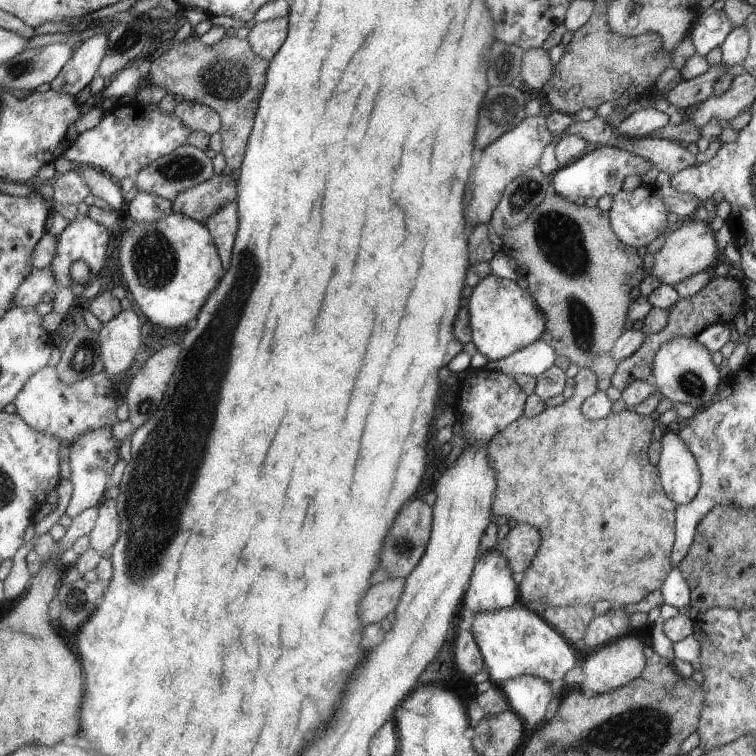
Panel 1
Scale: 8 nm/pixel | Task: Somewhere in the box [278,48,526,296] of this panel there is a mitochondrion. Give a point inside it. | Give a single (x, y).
(502, 112)

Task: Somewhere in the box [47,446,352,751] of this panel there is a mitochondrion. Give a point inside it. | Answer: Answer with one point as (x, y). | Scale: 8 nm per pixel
(76, 600)

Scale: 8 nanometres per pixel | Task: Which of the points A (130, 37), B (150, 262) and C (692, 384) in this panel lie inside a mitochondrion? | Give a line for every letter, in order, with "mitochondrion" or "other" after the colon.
A: mitochondrion
B: mitochondrion
C: mitochondrion

